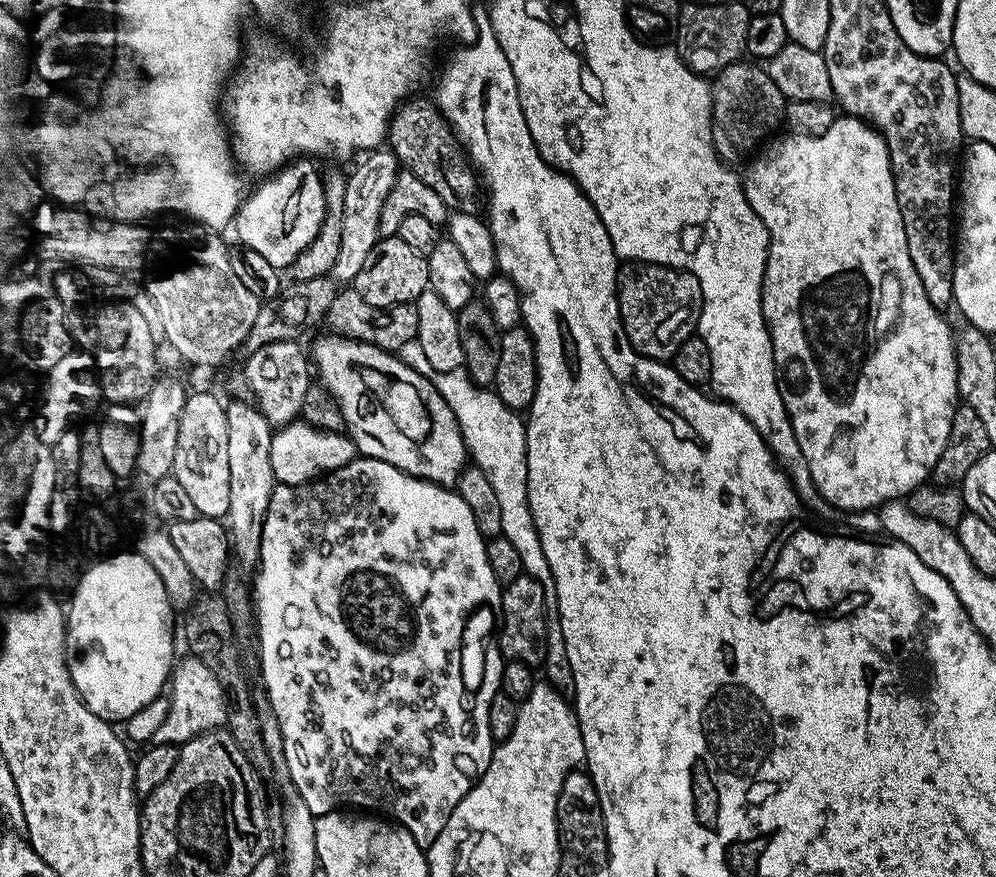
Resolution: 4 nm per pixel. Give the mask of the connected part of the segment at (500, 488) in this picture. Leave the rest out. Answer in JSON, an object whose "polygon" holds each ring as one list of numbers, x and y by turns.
{"polygon":[[416,339,406,342,406,346,400,348,398,355,402,362,406,362,406,366,418,370,418,374,430,377,432,385,438,390,438,394,442,394,442,398,448,403,450,410,454,412,454,418,460,427,460,437,464,439,464,446,471,463,480,468,482,474,486,474,487,480,490,481,490,486,494,486,494,495,497,496,498,506,502,509,502,534,514,545,514,550,518,550,525,573,532,576,542,586,544,613,546,614,546,658,542,665,542,671,548,675,545,676,547,683,551,684,557,692,561,694,571,693,574,686,574,674,570,670,570,658,566,658,566,642,562,638,554,574,550,570,550,562,546,562,546,554,542,554,542,542,538,538,538,530,534,526,534,518,530,514,530,506,528,505,528,451,526,450,528,430,521,413,506,407,502,398,496,395,491,387,474,383,463,367,455,368,452,372,433,372,430,362,426,359,426,354,422,351,422,346]]}

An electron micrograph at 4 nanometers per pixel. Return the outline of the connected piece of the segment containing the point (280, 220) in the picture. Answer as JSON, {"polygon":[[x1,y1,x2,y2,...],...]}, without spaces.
{"polygon":[[296,158,279,172,269,175,252,197,241,203,235,217,234,229,243,247,258,250,270,266,277,270,291,269,294,258,314,242,326,215,322,172,308,158]]}

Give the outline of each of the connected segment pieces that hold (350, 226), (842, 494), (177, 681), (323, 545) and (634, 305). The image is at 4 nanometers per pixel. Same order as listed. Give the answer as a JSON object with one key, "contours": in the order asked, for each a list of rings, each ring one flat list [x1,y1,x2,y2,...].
{"contours":[[[390,150,369,151,361,160,364,161,352,173,347,173,344,181,344,209,340,215,342,244,338,246,338,258,331,270,333,277,348,280,344,282,355,281,358,270,362,270,370,250,376,245,382,202,386,202,386,194,390,194,398,175,398,161]],[[845,115,843,118,837,118,830,126,830,130,826,130,826,134,822,134,821,136,811,136,805,132,795,130,789,131,787,134,789,136,777,135,771,142,765,143,763,147,751,157,750,163,747,165,749,168,746,169,745,172,742,172,742,183,746,198,750,202,754,214,758,214,762,218,762,222,768,231,768,257,766,258,766,270,764,271,764,289,760,295,762,314,764,315,764,323,767,324,768,333,772,339,772,357,776,363,776,378,780,381,782,402,788,411,788,417,792,423,794,434,803,440,804,456,808,460,808,468,812,472,813,481,815,481,817,485,820,483,824,488,828,488,832,484,832,488,825,490,824,496,834,507,841,508,842,511,848,512,847,514,864,514,872,510,868,508,876,510,887,504,890,500,907,498,914,489,920,487,921,484,929,479,930,473,936,467,938,458,946,446,946,438,950,438,952,413,955,412,958,407,954,332,953,329,948,329,947,322,940,317,943,316,941,309,934,307,930,302,930,298,926,298,926,290,922,290,922,278,918,278,918,270,914,270,914,262,910,262,910,250,906,242,906,230,902,226,902,214,898,210,898,198,896,197,896,187,894,186,894,178,892,177,892,163,888,157,888,147,886,146,883,136,881,136,871,124,849,115]],[[187,658,175,665,170,677,170,692,172,696,167,697,168,713,162,721,162,726,158,726,158,731,152,736,152,744,174,744,182,745,188,740,193,740,195,736,200,736,204,732,215,732,223,729,228,722,228,703,224,697,222,686,218,678,201,660]],[[357,458,344,464,340,468,333,469,317,479,309,480,306,484,276,484,270,494,270,506,266,510,266,522,262,526,262,542,260,546,260,562,255,569,256,592,254,588,254,636,256,632,256,648,260,651,260,680,264,683,264,692,268,695,267,707,270,709,272,717,278,722,282,742,284,743,284,757,288,767,286,776,290,778,291,787,296,789,296,793,306,802,310,808,310,814,314,817,324,816,328,812,347,809,347,804,353,804,356,810,375,810,385,817,391,818,395,823,402,825,410,834,414,834,414,842,422,849,432,845,434,838,442,834,442,826,450,818,450,814,462,802,462,798,470,791,472,785,480,779,480,775,488,769,488,763,492,757,494,741,490,734,490,702,500,691,500,675,505,666,505,659,500,651,499,639,488,640,488,635,493,635,494,628,488,624,468,624,468,619,475,614,479,608,485,608,492,614,499,613,500,593,502,585,494,578,494,570,490,570,490,558,486,558,486,537,480,533,478,526,474,522,474,514,470,514,470,506,462,502,460,493,451,487,442,484,431,484,429,480,420,480,417,476,406,474,394,466,390,466,381,460,370,460,367,458]],[[659,264,636,266,628,281,619,285,620,324,636,351,651,360,671,361,686,338,696,332,702,310,702,290,692,272,665,268]]]}

